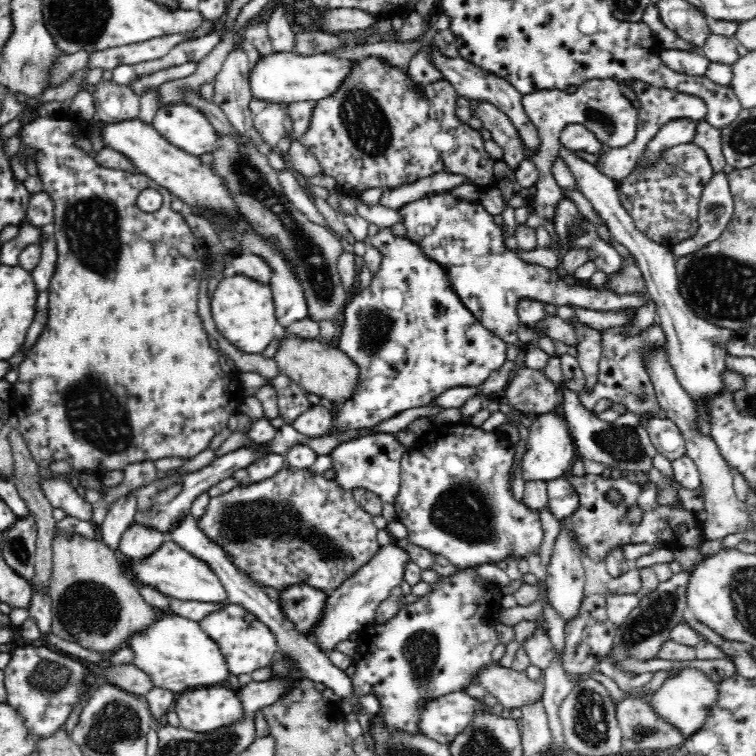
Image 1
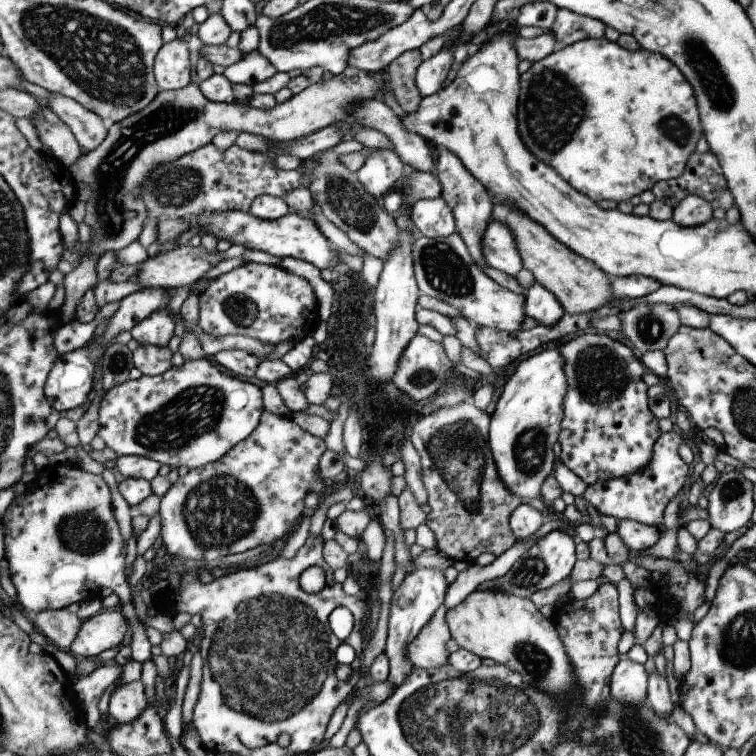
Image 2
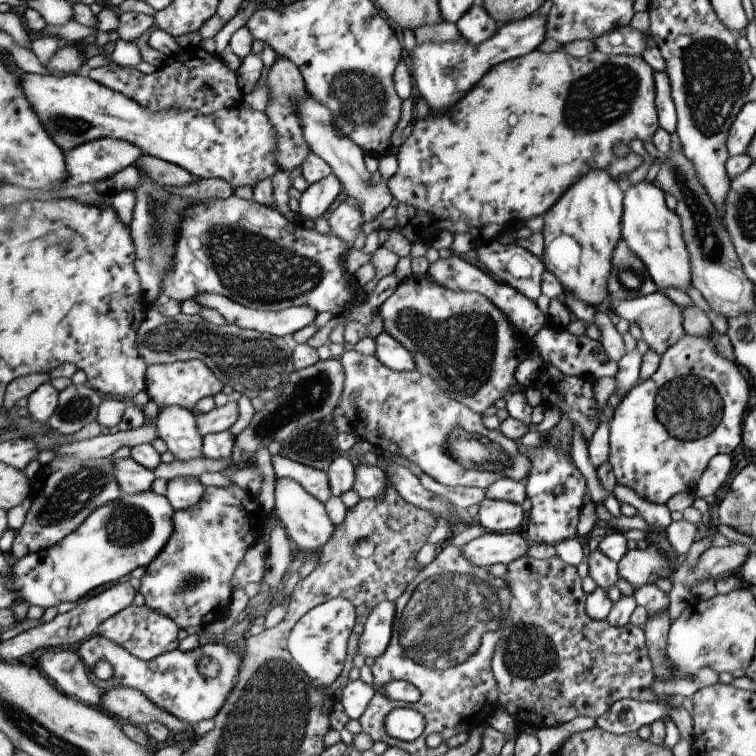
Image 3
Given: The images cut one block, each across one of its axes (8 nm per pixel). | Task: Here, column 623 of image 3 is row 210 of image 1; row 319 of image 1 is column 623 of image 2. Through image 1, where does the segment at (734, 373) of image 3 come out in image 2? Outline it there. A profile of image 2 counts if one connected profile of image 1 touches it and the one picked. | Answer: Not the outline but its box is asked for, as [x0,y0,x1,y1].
[583,430,689,530]

